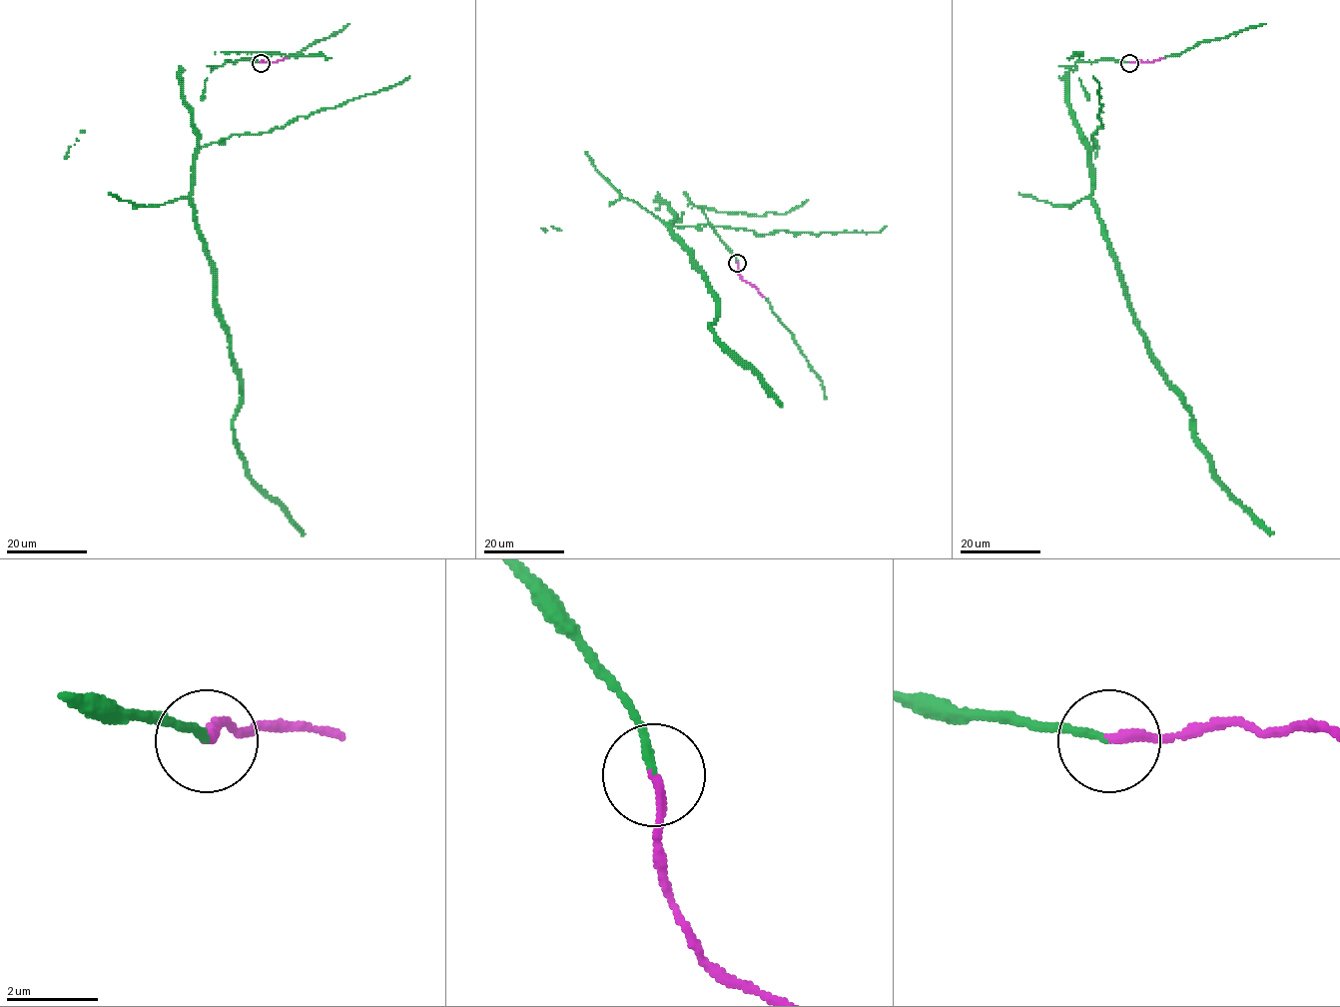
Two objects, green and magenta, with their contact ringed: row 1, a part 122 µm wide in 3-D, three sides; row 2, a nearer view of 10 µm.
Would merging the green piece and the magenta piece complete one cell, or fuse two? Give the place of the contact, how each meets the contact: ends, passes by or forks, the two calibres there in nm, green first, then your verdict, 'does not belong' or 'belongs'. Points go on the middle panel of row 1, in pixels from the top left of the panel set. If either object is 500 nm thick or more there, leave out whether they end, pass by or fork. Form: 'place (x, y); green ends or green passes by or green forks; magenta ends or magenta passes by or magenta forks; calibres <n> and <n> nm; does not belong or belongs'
place (737, 263); green ends; magenta ends; calibres 150 and 200 nm; belongs

